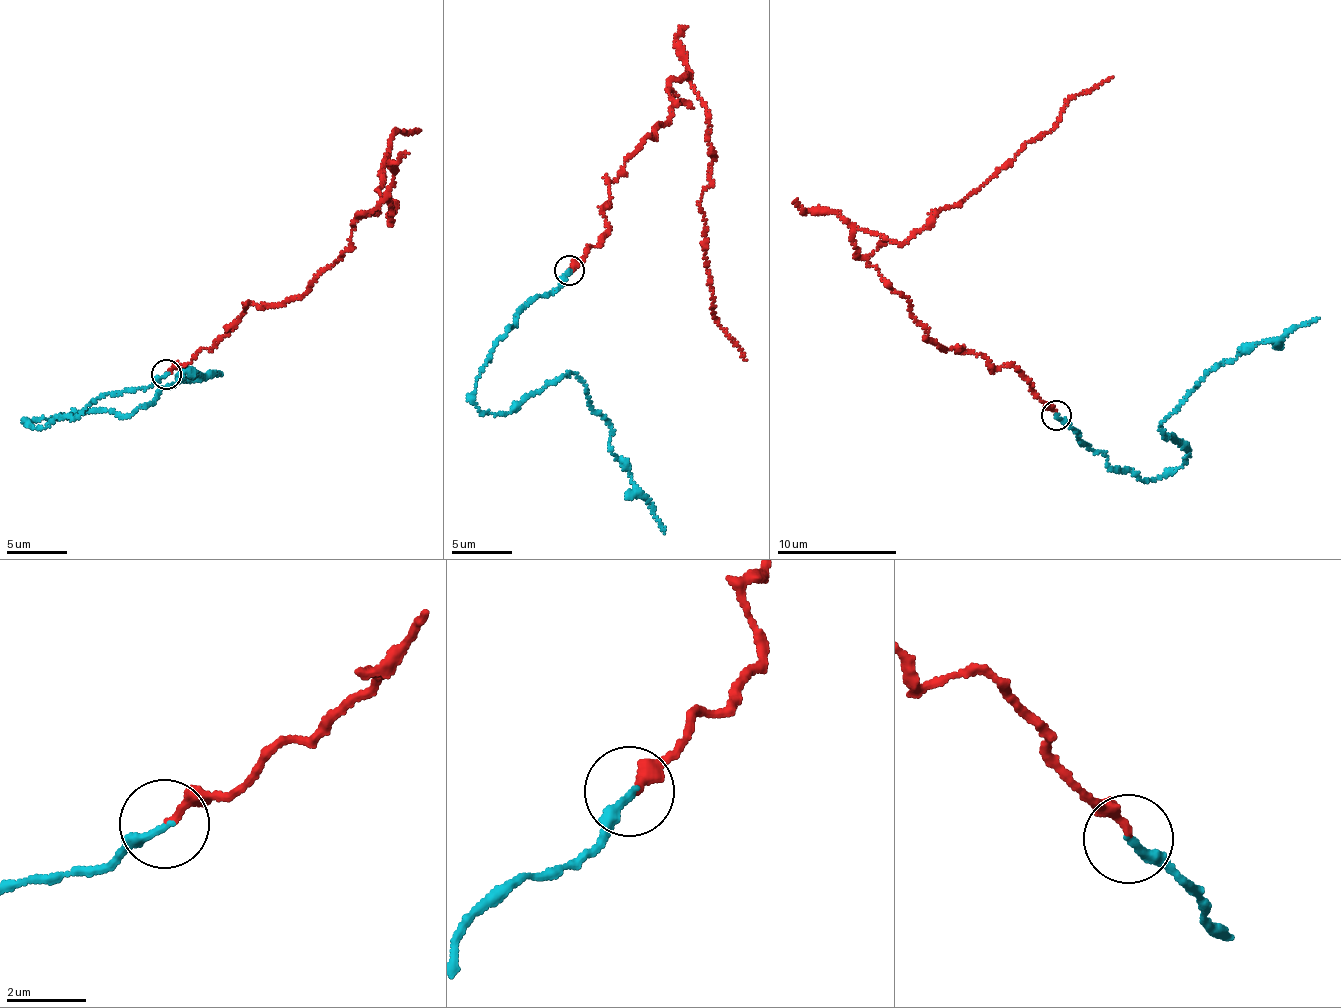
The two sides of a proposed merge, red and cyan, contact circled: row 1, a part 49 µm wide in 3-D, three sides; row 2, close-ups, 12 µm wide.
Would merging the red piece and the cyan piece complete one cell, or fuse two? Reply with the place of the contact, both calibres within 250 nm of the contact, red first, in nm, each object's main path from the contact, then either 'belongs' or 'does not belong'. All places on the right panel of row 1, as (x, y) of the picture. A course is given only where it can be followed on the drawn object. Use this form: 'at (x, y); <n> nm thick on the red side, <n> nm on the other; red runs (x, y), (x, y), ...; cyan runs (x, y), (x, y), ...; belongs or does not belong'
at (1056, 415); 180 nm thick on the red side, 200 nm on the other; red runs (1055, 414), (1013, 366), (928, 341), (853, 237), (905, 244), (1113, 77); cyan runs (1055, 414), (1111, 468), (1145, 481), (1172, 474), (1189, 448), (1161, 423), (1215, 367), (1319, 318); belongs

